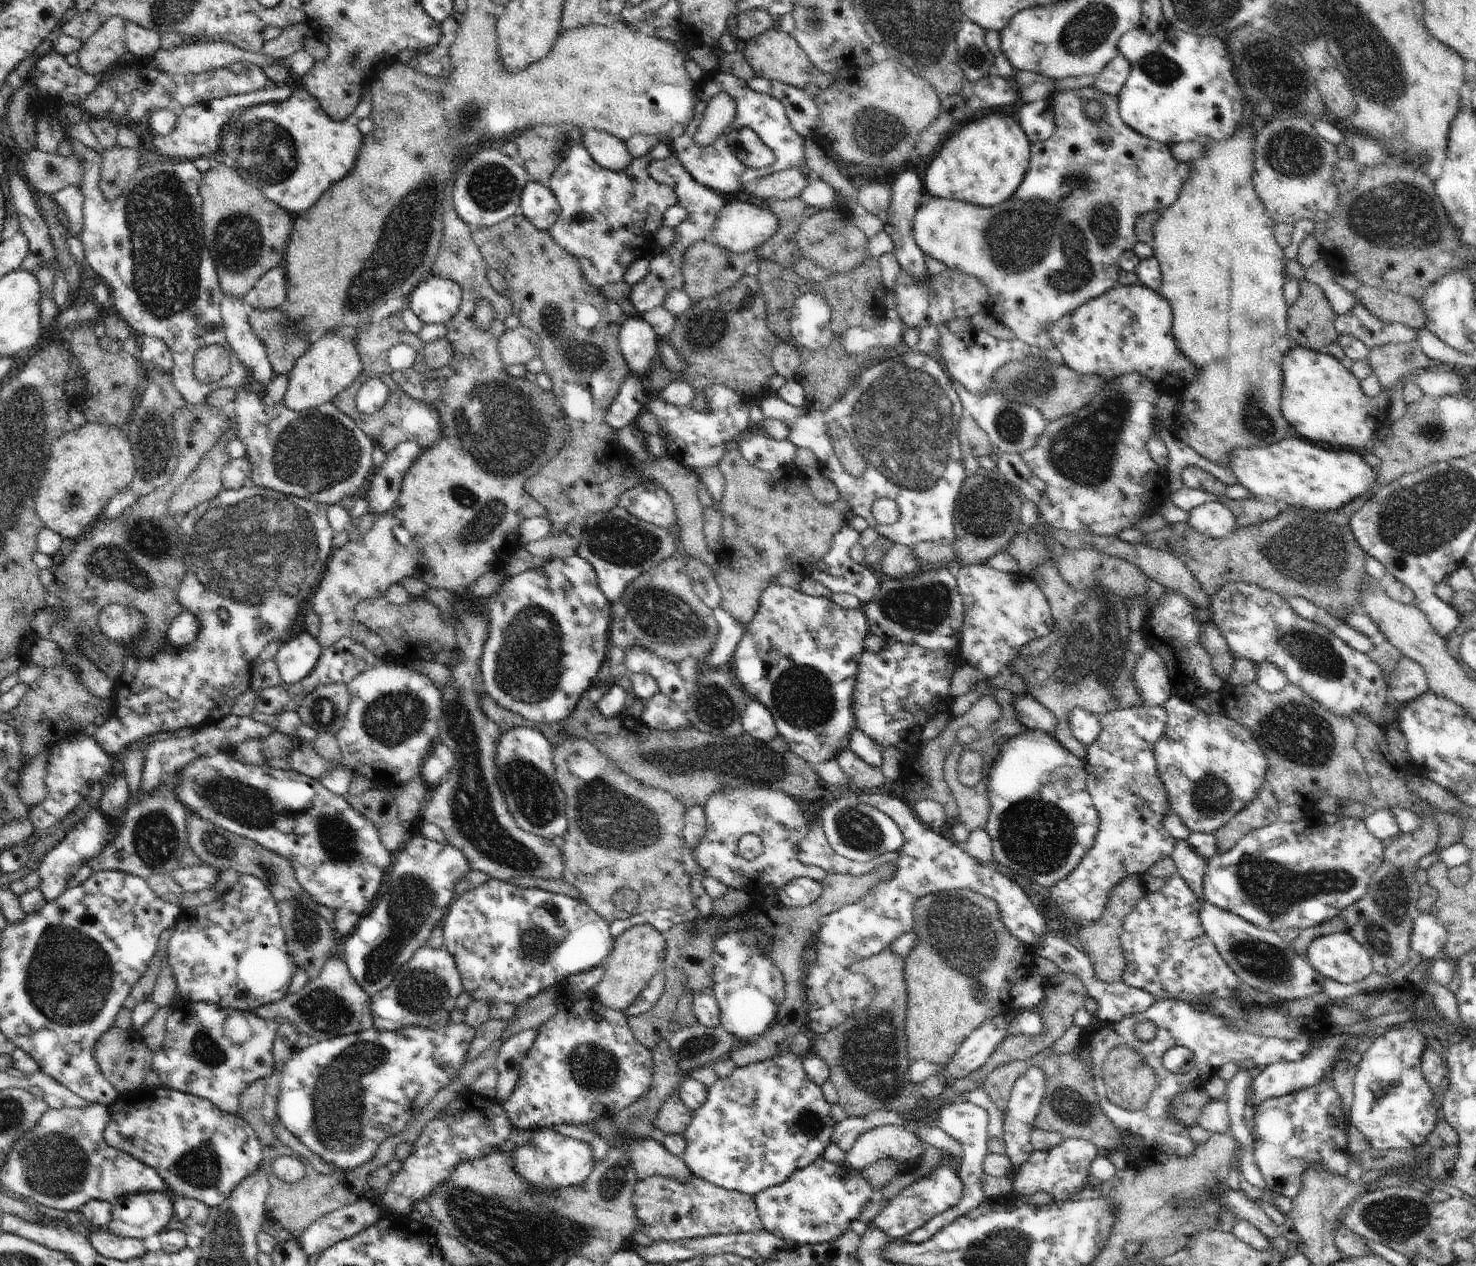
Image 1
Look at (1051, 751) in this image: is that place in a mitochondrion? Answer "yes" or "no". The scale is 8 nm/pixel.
no

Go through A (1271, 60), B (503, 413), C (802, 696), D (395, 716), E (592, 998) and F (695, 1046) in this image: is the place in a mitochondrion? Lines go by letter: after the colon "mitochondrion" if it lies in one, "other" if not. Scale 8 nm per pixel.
A: mitochondrion
B: mitochondrion
C: mitochondrion
D: mitochondrion
E: other
F: mitochondrion

